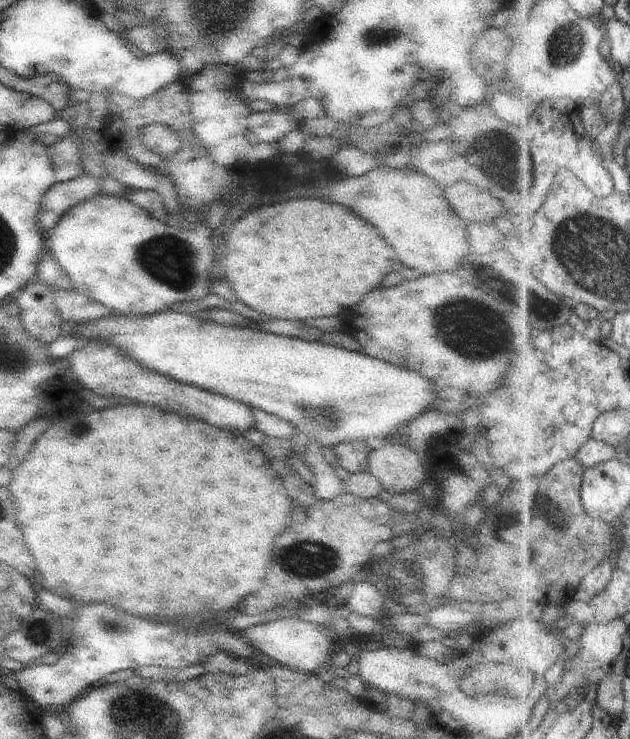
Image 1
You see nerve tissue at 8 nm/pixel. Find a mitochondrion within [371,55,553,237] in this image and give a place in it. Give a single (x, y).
(498, 150)

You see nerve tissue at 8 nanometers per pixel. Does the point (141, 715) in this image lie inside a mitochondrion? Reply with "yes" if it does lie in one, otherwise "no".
yes

